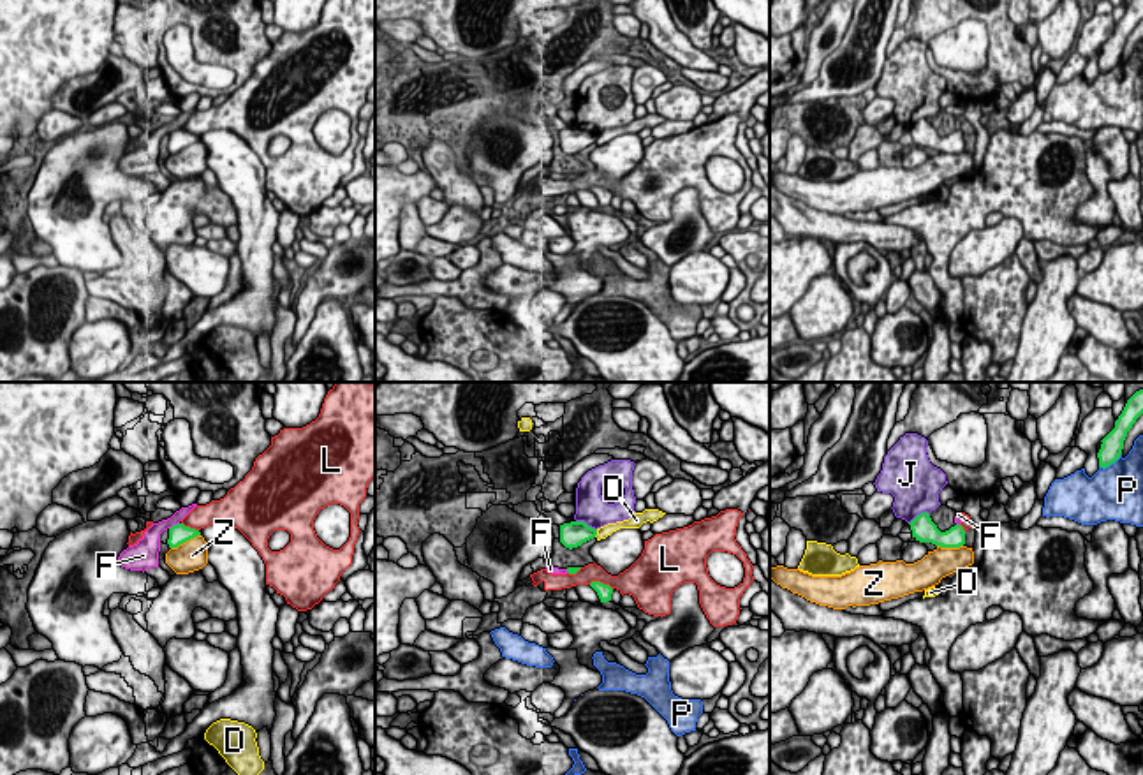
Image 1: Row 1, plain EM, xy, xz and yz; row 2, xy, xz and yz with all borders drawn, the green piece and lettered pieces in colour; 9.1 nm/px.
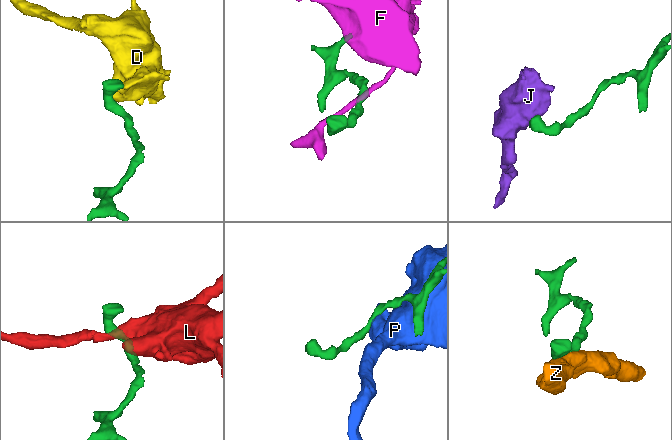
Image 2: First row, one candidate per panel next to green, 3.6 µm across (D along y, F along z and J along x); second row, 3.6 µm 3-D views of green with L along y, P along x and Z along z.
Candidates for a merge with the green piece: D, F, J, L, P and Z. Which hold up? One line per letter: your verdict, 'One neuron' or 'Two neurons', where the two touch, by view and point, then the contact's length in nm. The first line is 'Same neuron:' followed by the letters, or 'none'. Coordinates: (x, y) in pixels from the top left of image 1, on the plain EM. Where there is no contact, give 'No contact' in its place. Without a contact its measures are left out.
Same neuron: none
D: Two neurons. Touches green at xz (596, 140). Shared border 70 nm
F: Two neurons. Touches green at xy (173, 131). Shared border 120 nm
J: Two neurons. Touches green at xz (587, 131). Shared border 220 nm
L: Two neurons. Touches green at xz (599, 187). Shared border 220 nm
P: Two neurons. Touches green at yz (1110, 69). Shared border 240 nm
Z: Two neurons. Touches green at xy (185, 147). Shared border 300 nm

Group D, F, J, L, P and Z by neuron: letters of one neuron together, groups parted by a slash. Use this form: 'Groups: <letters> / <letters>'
Groups: D / F / J / L / P / Z

